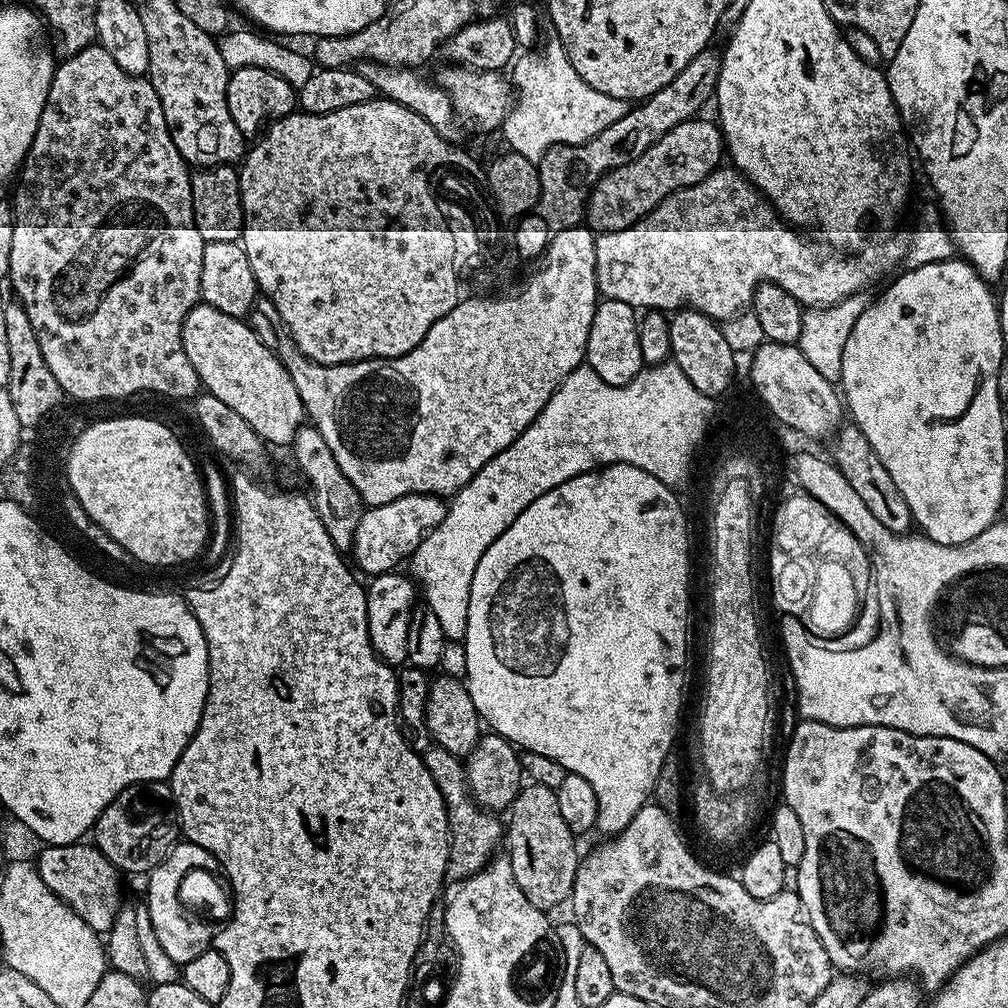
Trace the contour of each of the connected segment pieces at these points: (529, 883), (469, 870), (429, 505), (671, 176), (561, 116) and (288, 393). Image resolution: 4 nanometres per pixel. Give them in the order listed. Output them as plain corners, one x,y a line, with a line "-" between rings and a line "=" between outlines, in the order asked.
525,783
507,816
506,855
510,866
514,866
514,882
518,882
518,890
526,894
526,902
530,902
530,906
545,914
551,913
551,908
571,897
582,859
581,853
576,853
577,837
570,826
566,826
562,810
558,810
556,789
=
439,746
424,749
422,759
426,770
430,770
430,778
434,778
434,786
442,794
442,802
446,806
448,819
448,858
445,881
456,883
480,872
488,865
489,860
497,855
502,844
502,820
497,813
480,807
476,799
468,792
468,779
464,773
464,760
450,754
450,750
=
410,494
382,506
365,507
360,515
358,530
354,530
350,553
351,559
356,559
355,567
361,573
368,572
369,577
393,571
403,560
405,563
411,557
414,549
423,542
424,536
434,530
438,522
442,522
447,512
448,504
441,497
426,494
=
693,118
674,126
646,154
610,170
590,189
586,209
586,224
593,233
626,230
646,214
653,212
672,192
689,188
721,167
726,156
724,134
715,119
=
549,38
544,44
544,52
536,52
533,56
515,57
510,68
510,79
514,85
514,103
512,109
508,111
508,117
504,120
502,135
511,151
522,154
522,158
530,158
534,161
541,160
550,150
559,144
581,144
590,138
594,138
606,126
614,126
618,118
627,114
630,107
629,101
610,98
610,94
602,94
602,90
594,90
574,70
574,66
569,62
567,54
564,52
562,42
555,38
=
201,302
186,314
182,346
201,385
240,414
265,445
291,445
306,420
302,398
298,398
298,390
290,374
286,374
280,357
260,341
259,334
248,322

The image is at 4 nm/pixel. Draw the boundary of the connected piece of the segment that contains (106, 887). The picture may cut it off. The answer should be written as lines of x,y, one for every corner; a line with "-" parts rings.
92,842
74,844
49,844
41,847
40,857
34,863
47,887
68,904
86,926
90,926
98,934
107,934
112,929
116,915
120,913
121,873
101,854
100,849

